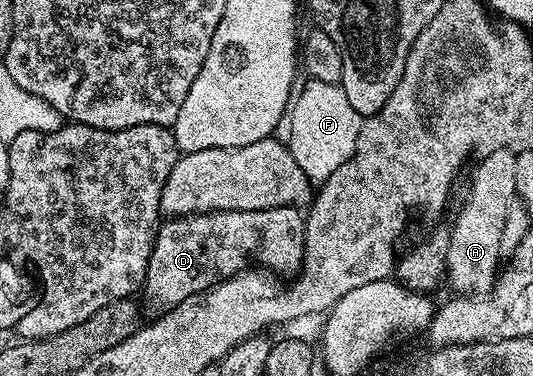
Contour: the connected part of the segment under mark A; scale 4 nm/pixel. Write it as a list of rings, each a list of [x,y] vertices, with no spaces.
[[[498,149],[494,153],[483,156],[472,175],[472,184],[468,187],[468,196],[464,199],[464,208],[456,215],[452,223],[452,232],[446,235],[446,250],[444,253],[444,265],[446,268],[447,286],[453,287],[453,292],[462,295],[475,295],[488,293],[495,288],[496,276],[502,267],[502,229],[506,225],[506,209],[508,204],[516,199],[516,164],[517,152]]]

